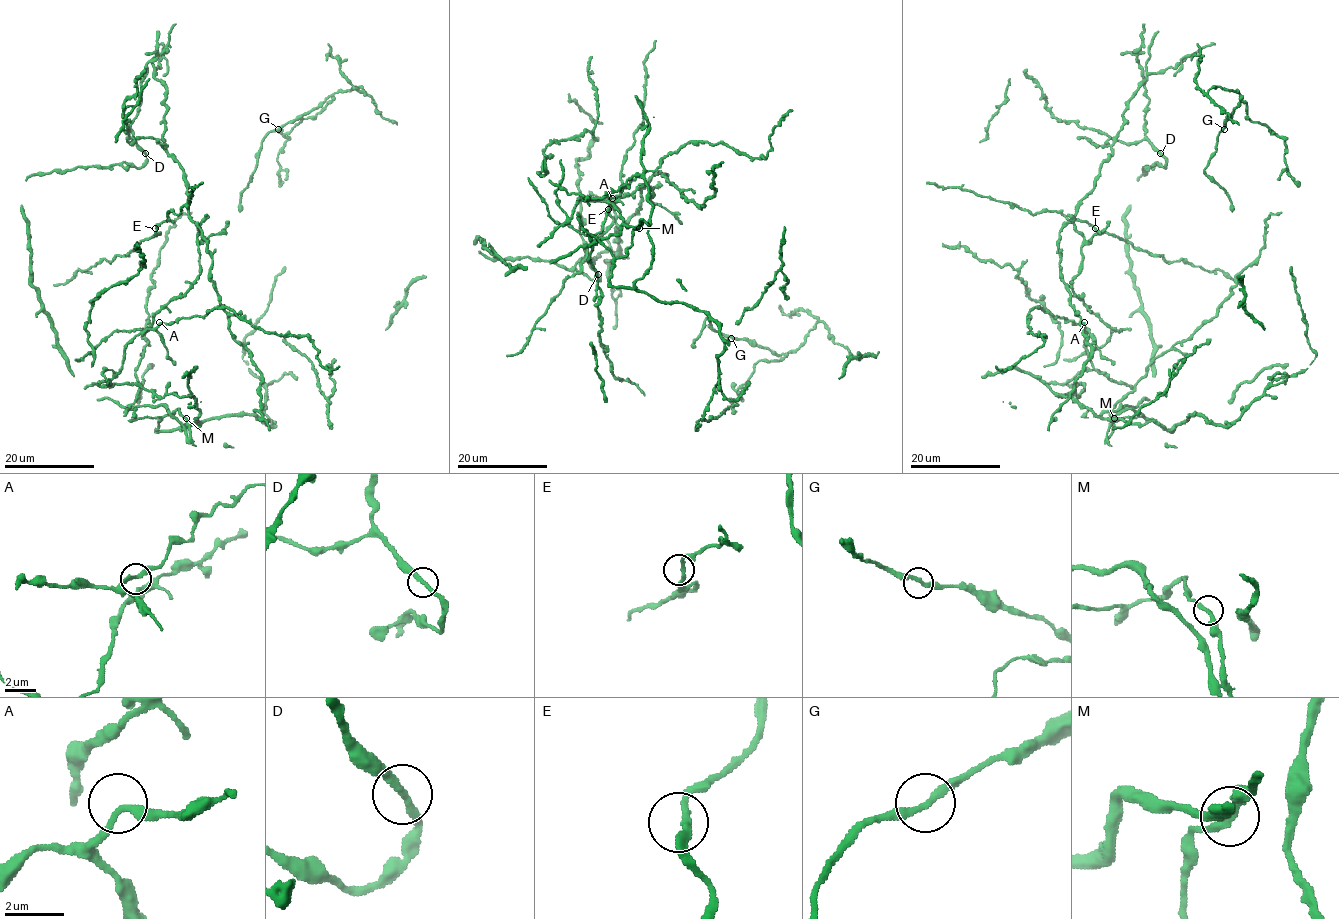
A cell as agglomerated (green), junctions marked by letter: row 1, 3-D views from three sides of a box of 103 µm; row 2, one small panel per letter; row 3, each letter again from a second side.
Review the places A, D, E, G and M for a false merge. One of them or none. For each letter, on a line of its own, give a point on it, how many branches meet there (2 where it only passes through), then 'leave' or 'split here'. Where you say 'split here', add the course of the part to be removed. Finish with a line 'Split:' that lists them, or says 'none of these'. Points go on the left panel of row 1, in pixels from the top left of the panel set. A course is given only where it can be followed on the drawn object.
A: at (159, 322); 2 branches meet; leave
D: at (145, 153); 2 branches meet; leave
E: at (155, 228); 2 branches meet; leave
G: at (278, 129); 2 branches meet; leave
M: at (186, 418); 2 branches meet; leave
Split: none of these

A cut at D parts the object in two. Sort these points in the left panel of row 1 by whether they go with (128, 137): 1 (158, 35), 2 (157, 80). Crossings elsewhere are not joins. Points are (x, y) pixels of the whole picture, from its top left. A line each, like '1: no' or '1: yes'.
1: no
2: no

